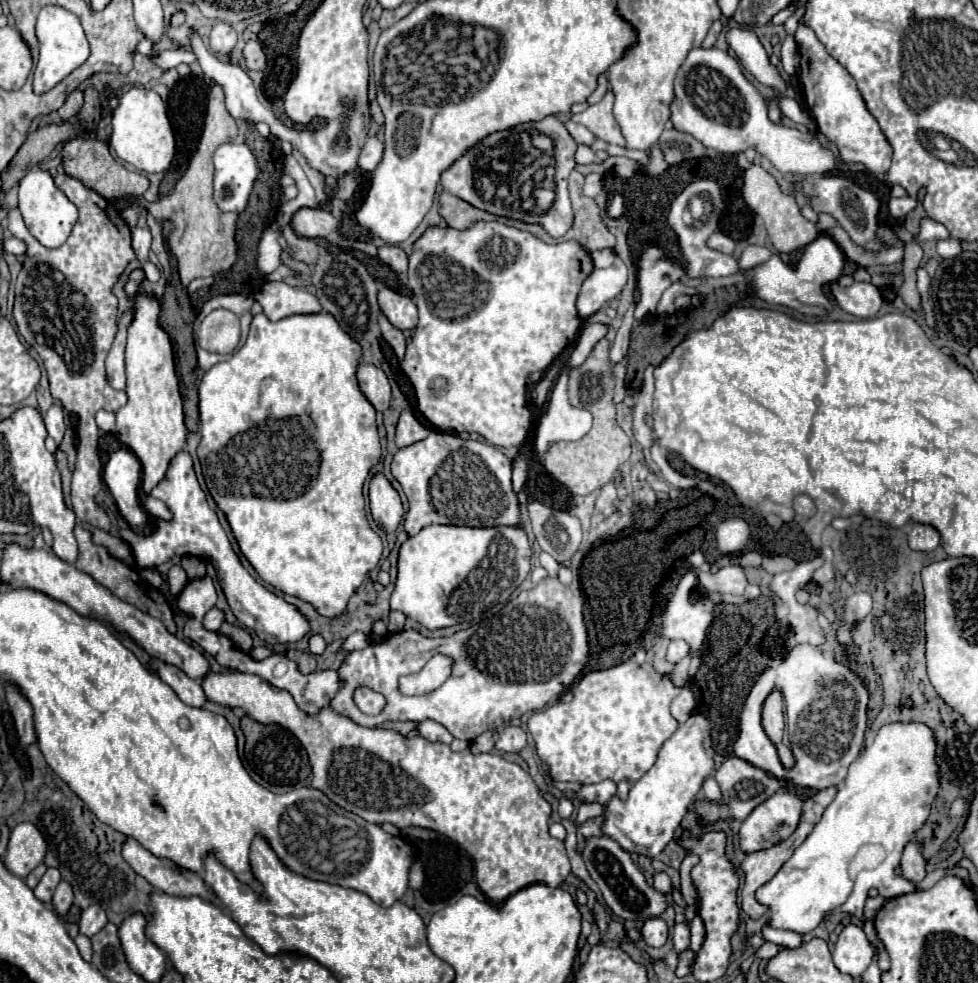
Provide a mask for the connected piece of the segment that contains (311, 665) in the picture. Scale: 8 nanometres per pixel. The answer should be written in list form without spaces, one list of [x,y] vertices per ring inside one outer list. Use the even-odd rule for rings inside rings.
[[[292,649],[292,651],[288,651],[288,657],[290,657],[294,663],[298,663],[298,669],[300,669],[302,673],[312,673],[312,671],[316,669],[316,659],[314,659],[314,655],[310,655],[310,653]]]

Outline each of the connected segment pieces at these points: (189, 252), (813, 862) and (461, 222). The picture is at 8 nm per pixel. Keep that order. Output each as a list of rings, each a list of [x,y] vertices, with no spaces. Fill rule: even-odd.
[[[214,85],[208,97],[204,133],[186,173],[182,175],[182,179],[176,183],[174,191],[168,197],[154,203],[146,203],[146,209],[150,215],[154,215],[156,219],[168,219],[174,225],[172,235],[168,235],[168,247],[176,255],[178,273],[184,287],[188,287],[192,279],[210,277],[210,275],[228,271],[236,261],[238,245],[236,245],[234,235],[236,235],[238,215],[222,213],[212,199],[212,173],[214,173],[212,155],[218,145],[234,141],[236,135],[238,135],[238,127],[236,127],[234,117],[226,111],[224,91],[222,87]]]
[[[890,723],[884,725],[874,741],[862,751],[856,763],[850,765],[846,781],[838,787],[834,801],[826,807],[822,819],[816,823],[812,833],[804,839],[800,847],[796,847],[794,855],[780,867],[780,871],[756,891],[756,901],[770,909],[768,925],[774,929],[788,929],[800,935],[816,929],[818,923],[828,915],[828,911],[846,911],[864,919],[864,901],[866,891],[856,895],[856,875],[860,865],[856,867],[856,857],[866,845],[880,845],[880,859],[870,859],[870,887],[876,887],[882,897],[906,895],[914,889],[912,883],[902,879],[896,869],[900,865],[900,855],[910,837],[924,825],[930,815],[930,805],[936,797],[936,743],[932,743],[932,731],[922,723]]]
[[[442,191],[440,193],[440,215],[452,229],[468,229],[478,221],[488,221],[490,215],[472,207],[470,203]]]

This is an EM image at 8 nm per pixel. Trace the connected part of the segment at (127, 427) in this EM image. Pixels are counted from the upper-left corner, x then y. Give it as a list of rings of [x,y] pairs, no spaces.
[[[136,269],[130,273],[126,293],[134,299],[136,315],[128,327],[126,343],[126,395],[128,401],[116,413],[118,439],[138,457],[142,465],[142,491],[150,493],[168,471],[170,461],[186,445],[186,425],[182,411],[182,395],[178,389],[178,377],[174,371],[174,355],[168,333],[160,327],[160,305],[154,297],[138,295],[138,283],[144,273]]]

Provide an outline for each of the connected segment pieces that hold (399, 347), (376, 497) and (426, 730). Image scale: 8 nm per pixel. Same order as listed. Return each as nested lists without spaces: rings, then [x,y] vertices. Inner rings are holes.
[[[380,313],[378,317],[378,325],[380,325],[380,331],[382,331],[382,339],[394,349],[396,357],[398,359],[404,359],[404,349],[406,349],[406,341],[404,341],[404,335],[400,329],[392,327],[390,321]]]
[[[374,473],[368,487],[372,519],[384,533],[394,533],[400,525],[405,510],[398,491],[392,487],[384,473]]]
[[[424,721],[424,723],[420,723],[418,725],[418,731],[420,731],[420,735],[424,737],[424,739],[428,739],[428,741],[440,741],[440,743],[452,743],[452,735],[450,735],[450,731],[444,727],[444,725],[440,725],[440,723],[436,723],[436,721]]]

